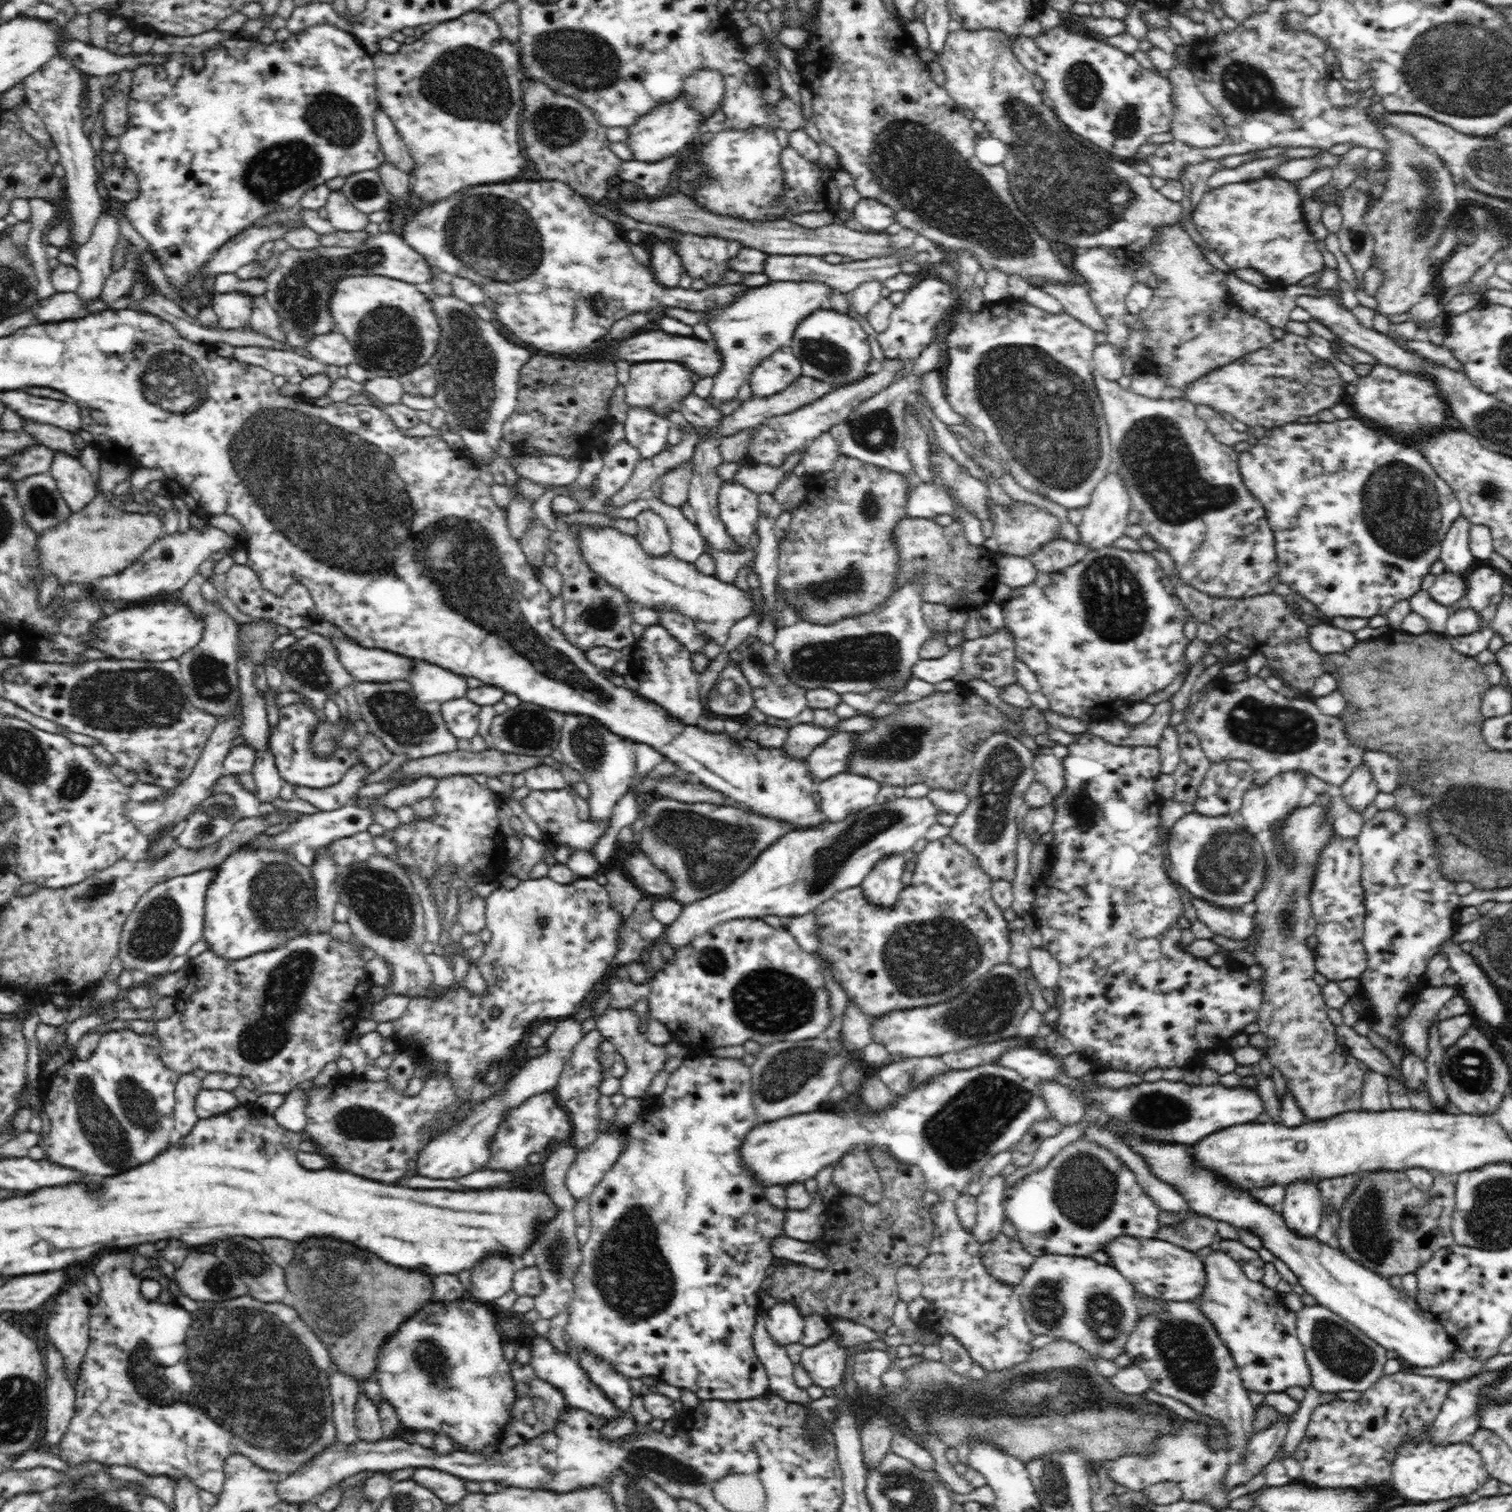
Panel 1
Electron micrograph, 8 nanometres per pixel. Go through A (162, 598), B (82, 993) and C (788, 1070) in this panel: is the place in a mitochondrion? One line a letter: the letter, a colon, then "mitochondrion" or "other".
A: other
B: other
C: mitochondrion

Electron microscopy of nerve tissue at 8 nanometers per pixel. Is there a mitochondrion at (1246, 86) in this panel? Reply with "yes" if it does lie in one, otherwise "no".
yes

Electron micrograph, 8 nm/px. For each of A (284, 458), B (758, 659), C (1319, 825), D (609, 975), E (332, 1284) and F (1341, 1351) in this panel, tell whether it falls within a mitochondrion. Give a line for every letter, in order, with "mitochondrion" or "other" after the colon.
A: mitochondrion
B: mitochondrion
C: mitochondrion
D: other
E: mitochondrion
F: mitochondrion

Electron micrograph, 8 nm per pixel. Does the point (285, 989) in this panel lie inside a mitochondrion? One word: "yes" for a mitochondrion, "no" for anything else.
yes

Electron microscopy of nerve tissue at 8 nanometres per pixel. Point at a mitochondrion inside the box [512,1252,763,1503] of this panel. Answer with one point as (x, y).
(649, 1459)

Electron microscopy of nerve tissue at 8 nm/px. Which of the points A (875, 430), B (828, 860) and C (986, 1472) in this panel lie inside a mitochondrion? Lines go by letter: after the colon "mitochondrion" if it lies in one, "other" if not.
A: mitochondrion
B: mitochondrion
C: other

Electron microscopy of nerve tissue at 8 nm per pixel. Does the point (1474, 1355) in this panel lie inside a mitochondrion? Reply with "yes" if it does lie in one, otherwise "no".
no

